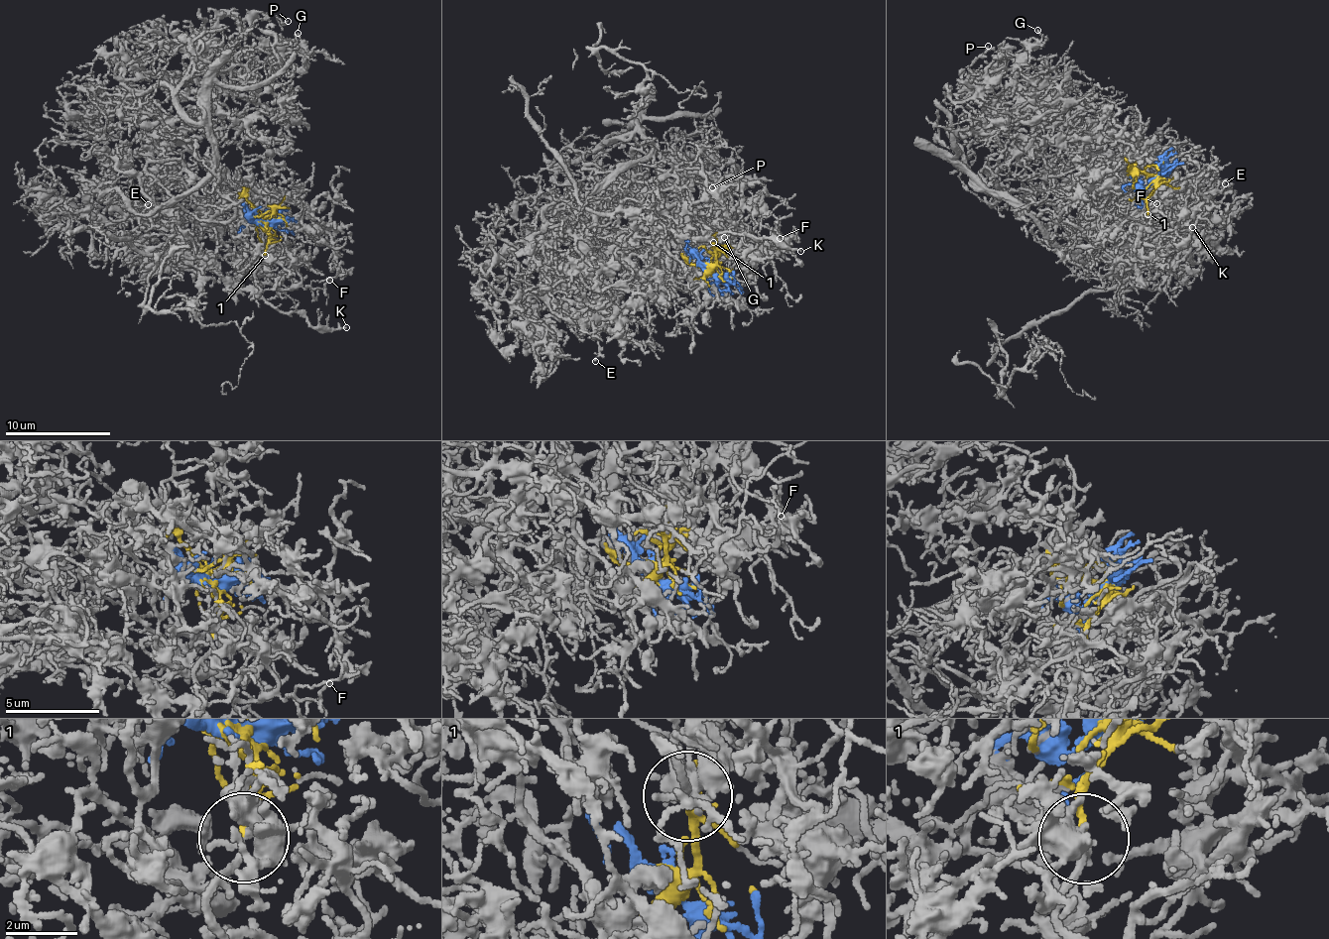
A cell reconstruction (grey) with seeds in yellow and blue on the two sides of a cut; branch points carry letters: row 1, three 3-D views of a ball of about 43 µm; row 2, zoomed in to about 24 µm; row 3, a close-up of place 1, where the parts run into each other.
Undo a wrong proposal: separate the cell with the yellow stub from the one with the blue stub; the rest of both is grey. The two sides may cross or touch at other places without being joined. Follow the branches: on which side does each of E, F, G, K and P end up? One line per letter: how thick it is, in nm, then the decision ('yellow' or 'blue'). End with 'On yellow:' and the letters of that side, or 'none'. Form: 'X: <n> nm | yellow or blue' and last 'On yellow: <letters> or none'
E: 100 nm | blue
F: 110 nm | yellow
G: 110 nm | blue
K: 150 nm | yellow
P: 190 nm | blue
On yellow: F, K

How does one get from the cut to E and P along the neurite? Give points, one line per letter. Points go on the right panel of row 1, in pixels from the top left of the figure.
E: (1158, 175), (1138, 205), (1145, 176), (1172, 184), (1212, 175), (1200, 200), (1192, 193), (1224, 183)
P: (1158, 175), (1101, 189), (1082, 141), (1047, 136), (1034, 122), (1043, 94), (1009, 56), (984, 60), (988, 45)

